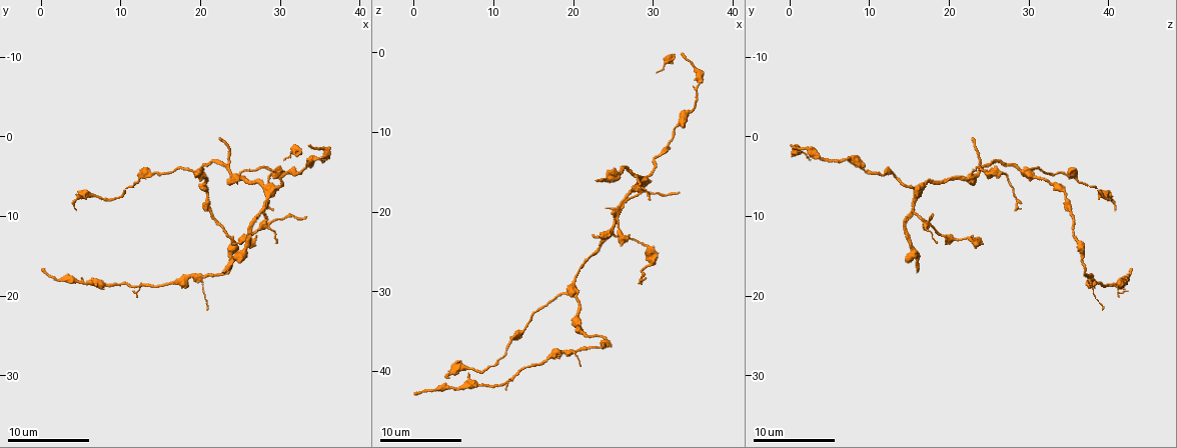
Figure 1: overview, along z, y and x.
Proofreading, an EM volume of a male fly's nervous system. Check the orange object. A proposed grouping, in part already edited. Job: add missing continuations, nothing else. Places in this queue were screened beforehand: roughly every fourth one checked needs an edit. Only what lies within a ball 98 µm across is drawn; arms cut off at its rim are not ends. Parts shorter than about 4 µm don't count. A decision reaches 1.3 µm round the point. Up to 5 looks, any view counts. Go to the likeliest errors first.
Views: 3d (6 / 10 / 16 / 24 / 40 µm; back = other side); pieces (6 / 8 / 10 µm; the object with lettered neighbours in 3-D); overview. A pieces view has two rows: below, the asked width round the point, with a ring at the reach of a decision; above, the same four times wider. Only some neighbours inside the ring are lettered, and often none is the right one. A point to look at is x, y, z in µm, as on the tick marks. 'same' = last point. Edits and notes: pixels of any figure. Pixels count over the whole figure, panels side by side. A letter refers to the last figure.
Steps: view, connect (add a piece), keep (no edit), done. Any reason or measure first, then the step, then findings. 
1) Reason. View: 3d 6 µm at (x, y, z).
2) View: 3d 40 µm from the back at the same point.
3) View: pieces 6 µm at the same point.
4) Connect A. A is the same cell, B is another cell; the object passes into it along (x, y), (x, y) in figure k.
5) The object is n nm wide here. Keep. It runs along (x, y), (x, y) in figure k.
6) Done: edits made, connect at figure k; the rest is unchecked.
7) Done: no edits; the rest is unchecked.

An open end. View: pieces 8 µm at (22.2, 0.4, 23.0).

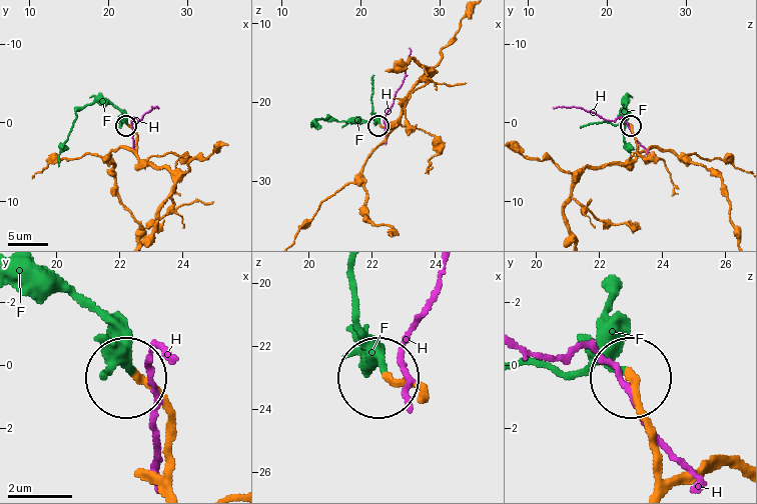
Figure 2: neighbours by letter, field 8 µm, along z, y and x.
The object is 210 nm wide here. Connect F. F is the same cell, H is another cell; the object passes into it along (168, 455), (165, 409), (112, 329), (63, 291), (23, 288) in figure 2; it goes on there.

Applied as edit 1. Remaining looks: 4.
An open end. View: pieces 8 µm at (23.0, 16.6, 16.0).

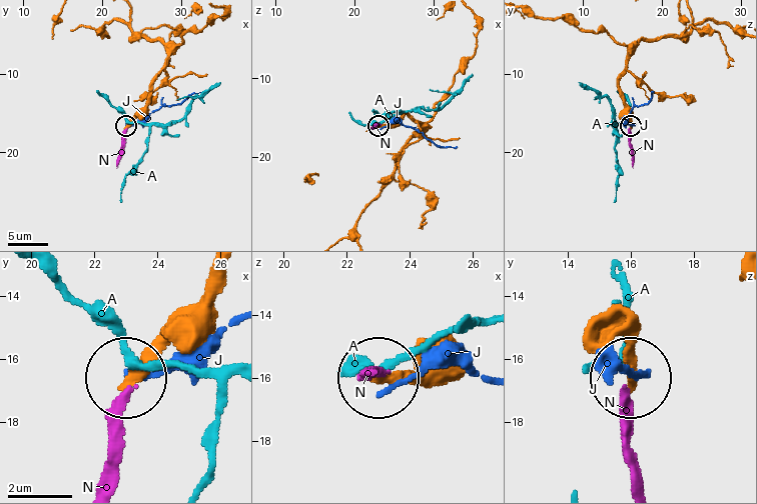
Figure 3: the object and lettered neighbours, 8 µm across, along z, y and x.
Connect N. N is the same cell, A and J are other cells; the object passes into it along (143, 107), (126, 130), (116, 166) in figure 3; the neuron continues.

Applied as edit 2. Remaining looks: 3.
An open end. View: pieces 10 µm at (33.0, 10.4, 17.8).

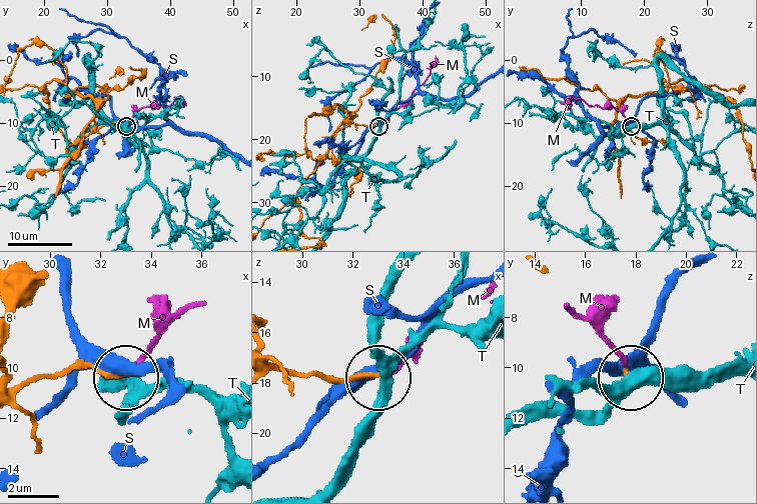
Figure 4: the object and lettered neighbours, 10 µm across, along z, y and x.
Connect M. M is the same cell, S and T are other cells; the object passes into it along (64, 375), (130, 368), (152, 338), (191, 308) in figure 4; it goes on there.

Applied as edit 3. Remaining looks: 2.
Done: edits made, connect at figure 2, connect at figure 3, connect at figure 4; the rest is unchecked.

